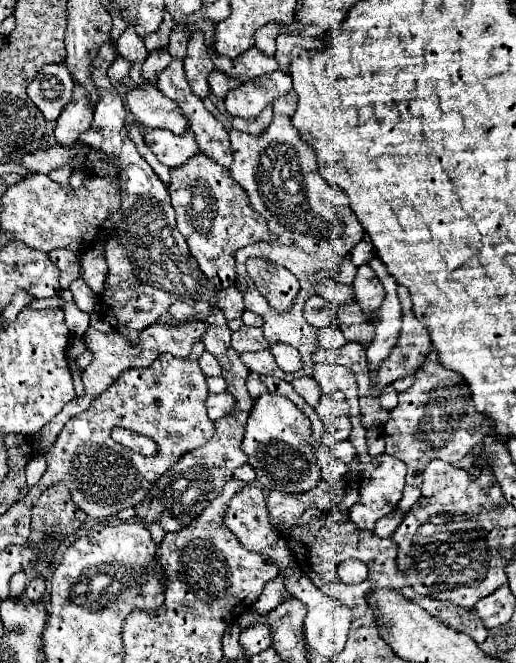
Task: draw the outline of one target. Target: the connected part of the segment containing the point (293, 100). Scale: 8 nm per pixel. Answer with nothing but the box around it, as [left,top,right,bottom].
[273,92,297,116]

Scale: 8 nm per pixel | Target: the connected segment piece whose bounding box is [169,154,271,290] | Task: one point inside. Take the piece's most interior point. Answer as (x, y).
(213, 213)

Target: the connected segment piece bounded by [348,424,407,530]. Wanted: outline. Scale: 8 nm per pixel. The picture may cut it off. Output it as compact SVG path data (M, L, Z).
M353 424L353 430L349 434L349 442L357 450L357 462L359 462L359 468L361 468L359 470L359 488L357 488L359 490L359 500L349 508L349 518L357 528L371 530L381 516L385 516L385 514L389 514L397 508L397 502L403 496L407 468L404 462L389 456L387 452L379 454L377 458L371 456L369 450L367 450L367 442L365 442L365 428L361 424Z

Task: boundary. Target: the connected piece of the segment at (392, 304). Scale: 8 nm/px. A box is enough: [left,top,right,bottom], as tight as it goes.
[367,256,401,370]

